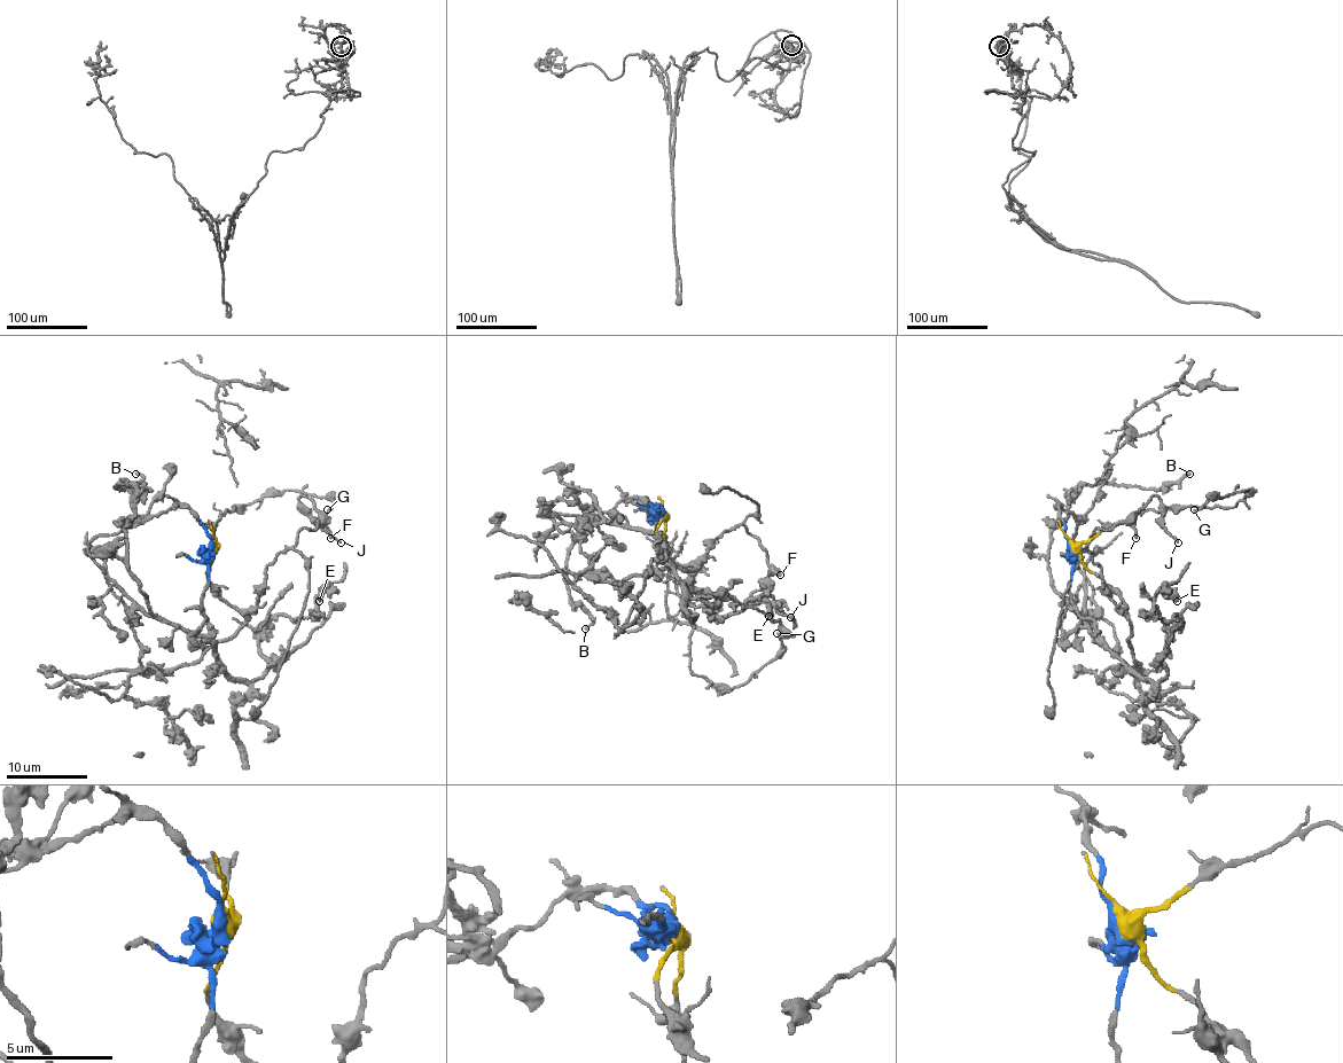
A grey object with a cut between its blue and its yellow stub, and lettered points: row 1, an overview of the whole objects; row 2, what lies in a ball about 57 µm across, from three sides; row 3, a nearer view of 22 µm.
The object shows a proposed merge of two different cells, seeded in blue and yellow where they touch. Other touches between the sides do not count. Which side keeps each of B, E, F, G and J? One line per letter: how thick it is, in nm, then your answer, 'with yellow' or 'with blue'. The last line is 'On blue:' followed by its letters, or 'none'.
B: calibre 180 nm; with blue
E: calibre 480 nm; with blue
F: calibre 150 nm; with yellow
G: calibre 120 nm; with yellow
J: calibre 110 nm; with yellow
On blue: B, E

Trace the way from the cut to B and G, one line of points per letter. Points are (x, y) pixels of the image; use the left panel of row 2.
B: (211, 548), (205, 633), (161, 622), (129, 569), (131, 486), (117, 486), (143, 478), (135, 474)
G: (211, 548), (216, 524), (226, 510), (252, 503), (263, 495), (290, 490), (329, 498), (333, 503), (327, 510)

